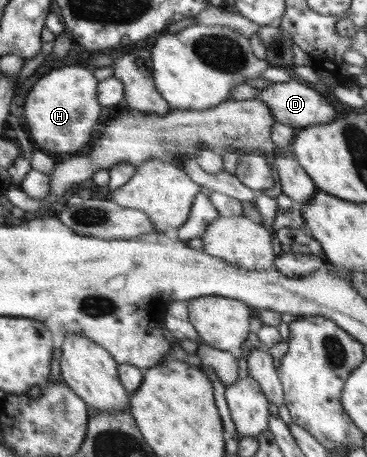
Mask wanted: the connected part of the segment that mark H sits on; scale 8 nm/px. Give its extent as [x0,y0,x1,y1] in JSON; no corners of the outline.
[25,66,101,157]

